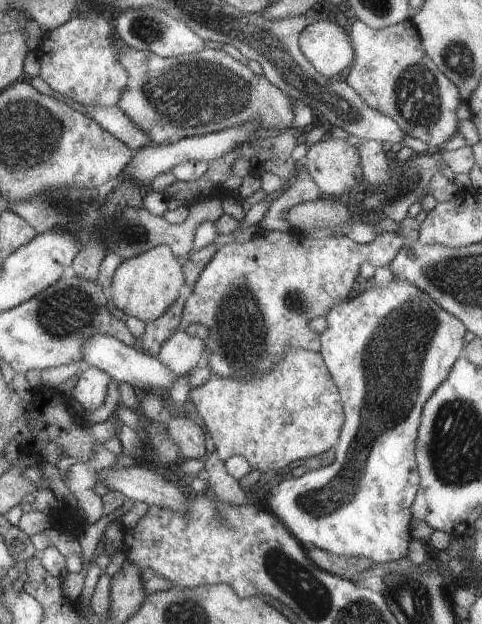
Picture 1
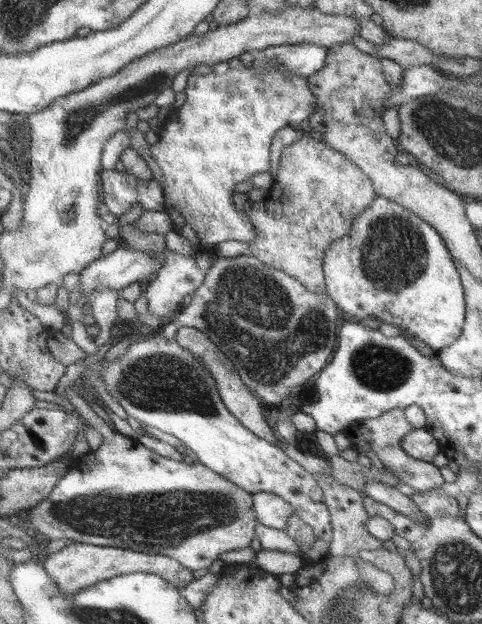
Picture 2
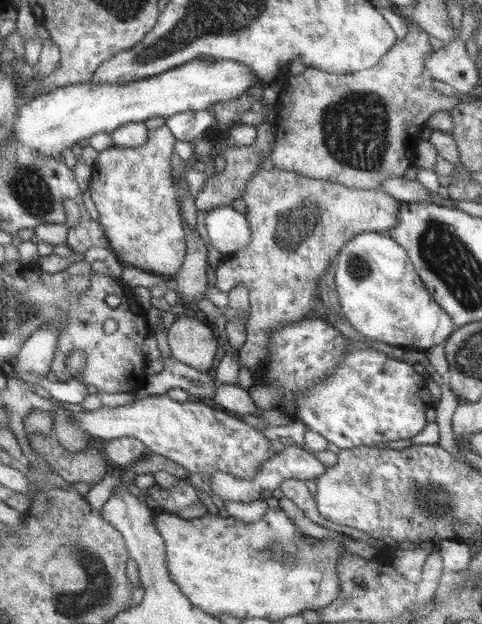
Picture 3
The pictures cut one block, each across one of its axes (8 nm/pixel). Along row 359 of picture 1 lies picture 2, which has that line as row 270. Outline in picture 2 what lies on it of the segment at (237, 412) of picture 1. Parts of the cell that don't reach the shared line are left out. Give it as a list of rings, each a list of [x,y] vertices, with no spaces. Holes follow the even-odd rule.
[[[304,133],[302,138],[298,141],[286,145],[282,149],[282,156],[278,164],[278,172],[276,172],[276,179],[272,185],[269,196],[264,200],[264,202],[251,202],[250,210],[247,211],[247,216],[256,228],[258,236],[254,242],[249,244],[249,250],[247,255],[252,256],[256,259],[260,259],[267,266],[273,267],[276,270],[282,270],[286,272],[289,276],[292,276],[294,279],[297,279],[303,286],[309,288],[310,291],[313,291],[315,294],[326,294],[327,287],[325,286],[325,275],[323,272],[323,255],[327,250],[327,247],[333,242],[337,242],[338,239],[344,238],[346,234],[349,234],[351,231],[352,223],[365,211],[373,205],[373,202],[376,201],[378,195],[376,195],[375,188],[373,187],[370,178],[364,173],[356,164],[354,164],[345,154],[342,154],[341,151],[331,147],[329,143],[322,140],[318,135],[312,133]]]

